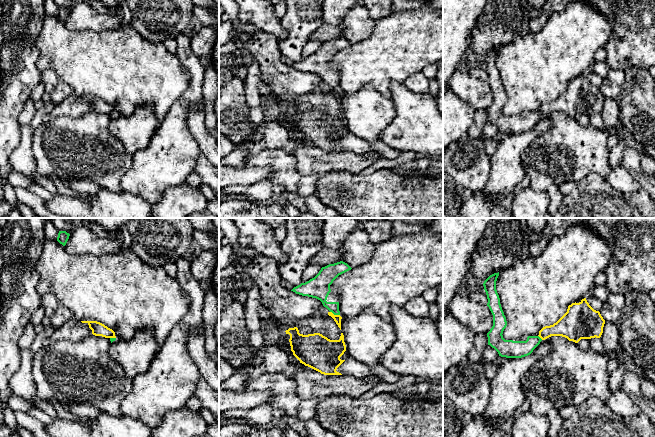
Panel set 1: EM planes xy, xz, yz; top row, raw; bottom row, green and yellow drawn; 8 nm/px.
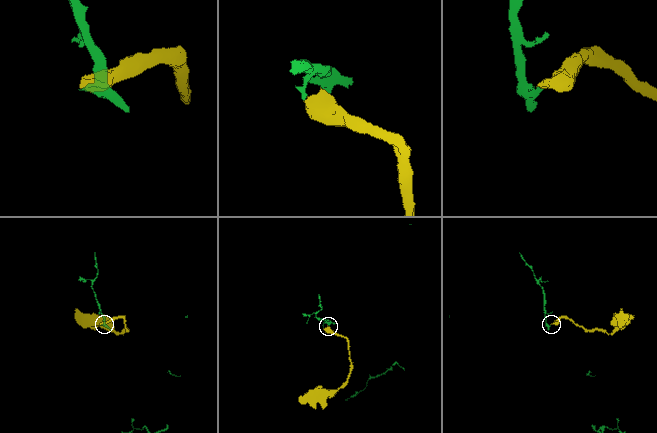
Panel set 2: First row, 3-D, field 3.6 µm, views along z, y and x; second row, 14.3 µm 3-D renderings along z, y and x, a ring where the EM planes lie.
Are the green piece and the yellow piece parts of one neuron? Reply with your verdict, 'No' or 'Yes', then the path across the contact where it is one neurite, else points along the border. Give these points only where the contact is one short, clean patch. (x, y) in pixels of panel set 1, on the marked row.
No. Boundary: xz (330, 311), (339, 315)

